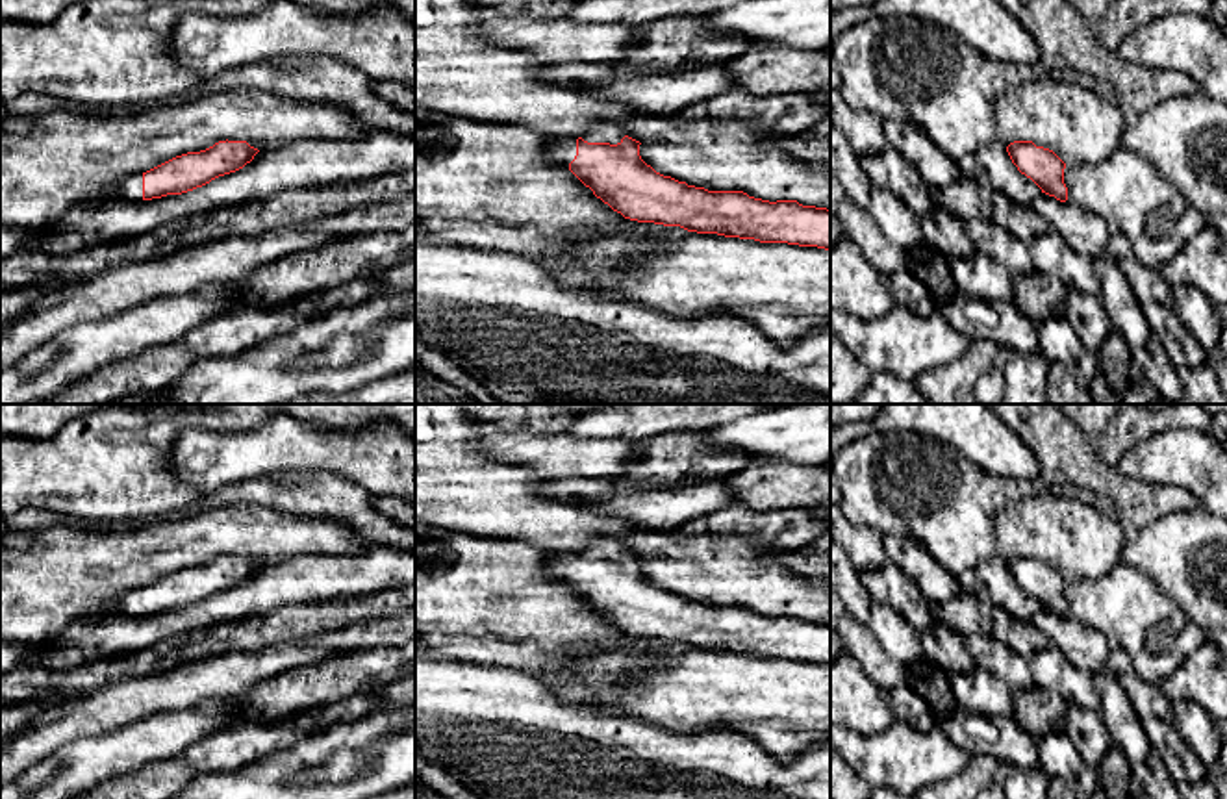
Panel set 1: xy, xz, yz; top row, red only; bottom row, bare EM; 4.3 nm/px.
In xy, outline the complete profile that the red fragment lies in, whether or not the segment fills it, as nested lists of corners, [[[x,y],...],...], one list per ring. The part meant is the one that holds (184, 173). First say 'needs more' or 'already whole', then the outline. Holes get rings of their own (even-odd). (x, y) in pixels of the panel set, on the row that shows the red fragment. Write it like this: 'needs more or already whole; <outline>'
needs more; [[[219,141],[206,150],[176,156],[122,180],[117,195],[133,202],[182,195],[243,169],[258,152],[247,141]]]

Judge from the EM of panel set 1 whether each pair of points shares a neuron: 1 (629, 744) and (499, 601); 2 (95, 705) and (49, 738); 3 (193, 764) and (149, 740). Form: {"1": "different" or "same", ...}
{"1": "different", "2": "same", "3": "different"}

